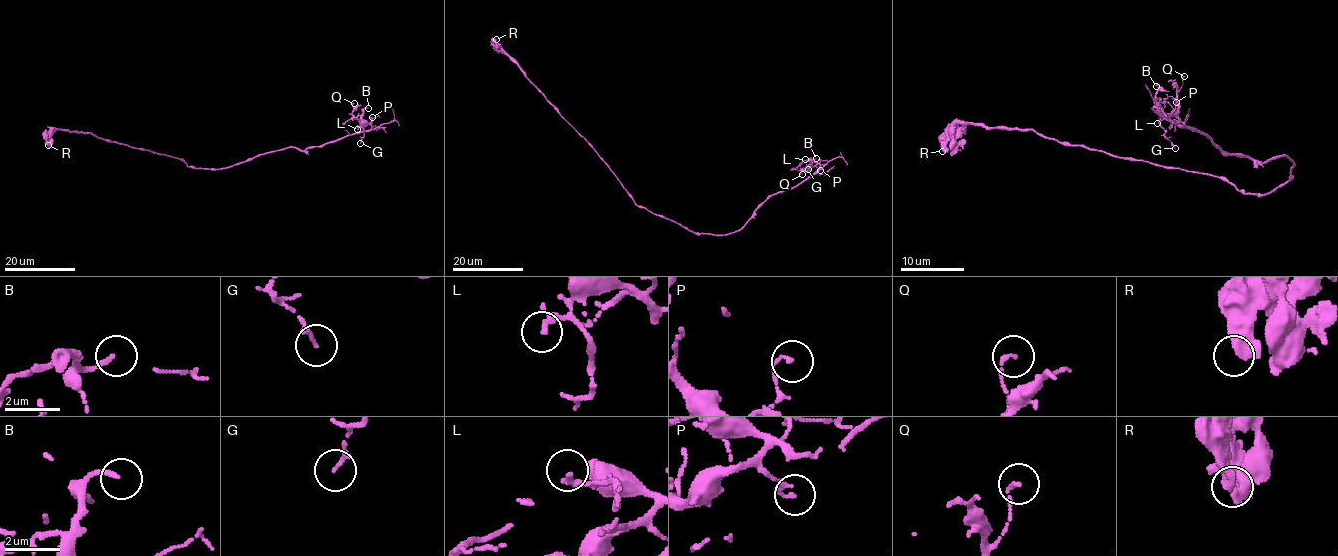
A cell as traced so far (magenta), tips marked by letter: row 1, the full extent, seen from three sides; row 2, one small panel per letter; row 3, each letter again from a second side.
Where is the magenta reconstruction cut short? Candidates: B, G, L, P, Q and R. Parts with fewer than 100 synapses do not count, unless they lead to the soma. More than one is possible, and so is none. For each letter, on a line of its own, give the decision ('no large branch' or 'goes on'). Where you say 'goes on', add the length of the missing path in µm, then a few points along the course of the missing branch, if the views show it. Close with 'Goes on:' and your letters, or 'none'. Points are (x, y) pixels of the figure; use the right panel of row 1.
B: no large branch
G: no large branch
L: no large branch
P: no large branch
Q: no large branch
R: no large branch
Goes on: none

